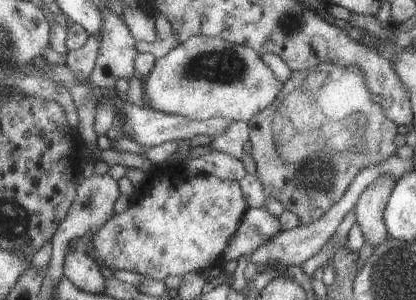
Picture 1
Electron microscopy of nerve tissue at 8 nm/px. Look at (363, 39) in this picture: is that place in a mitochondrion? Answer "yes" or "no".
no

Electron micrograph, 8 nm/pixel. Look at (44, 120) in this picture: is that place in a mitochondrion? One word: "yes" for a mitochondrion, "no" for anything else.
no

